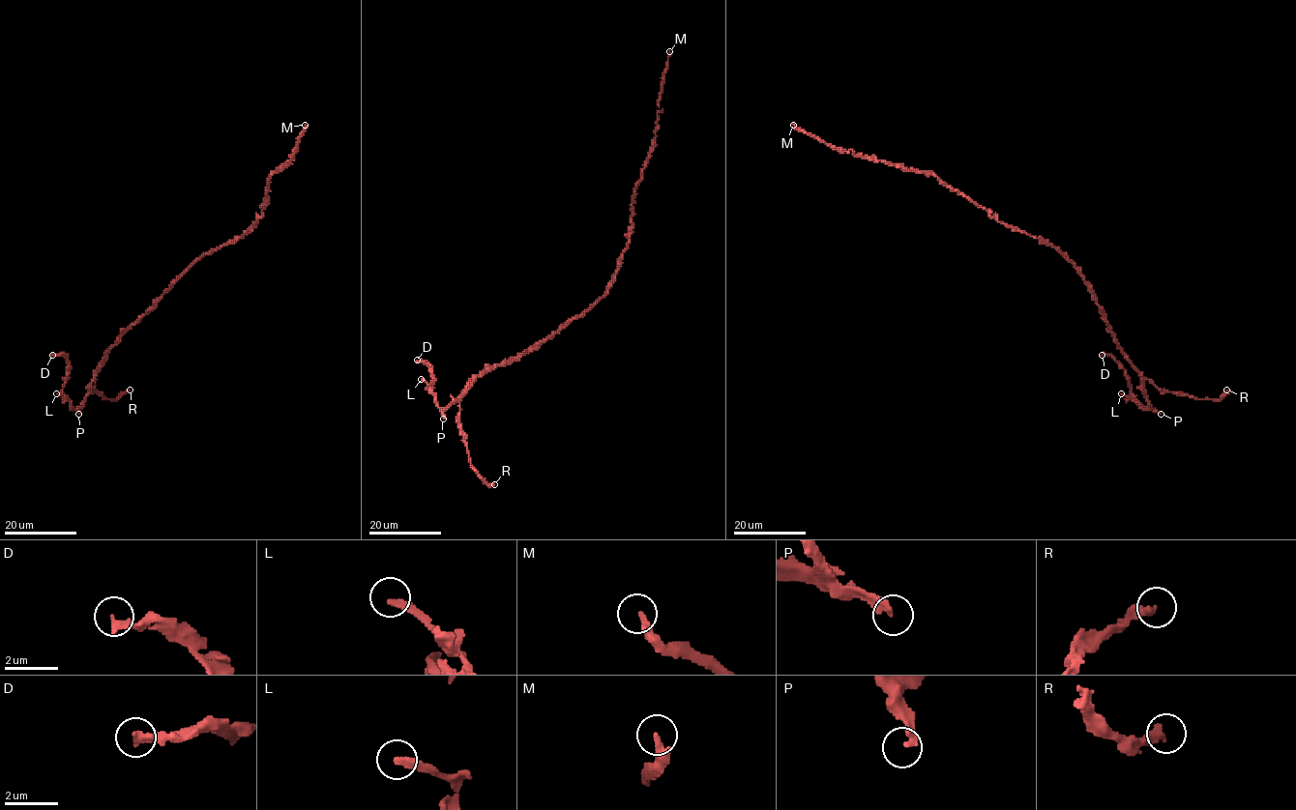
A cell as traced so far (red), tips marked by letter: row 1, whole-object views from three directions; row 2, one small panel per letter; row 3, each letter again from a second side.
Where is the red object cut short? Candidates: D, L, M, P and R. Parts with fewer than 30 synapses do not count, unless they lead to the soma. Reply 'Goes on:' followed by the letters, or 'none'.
Goes on: P

